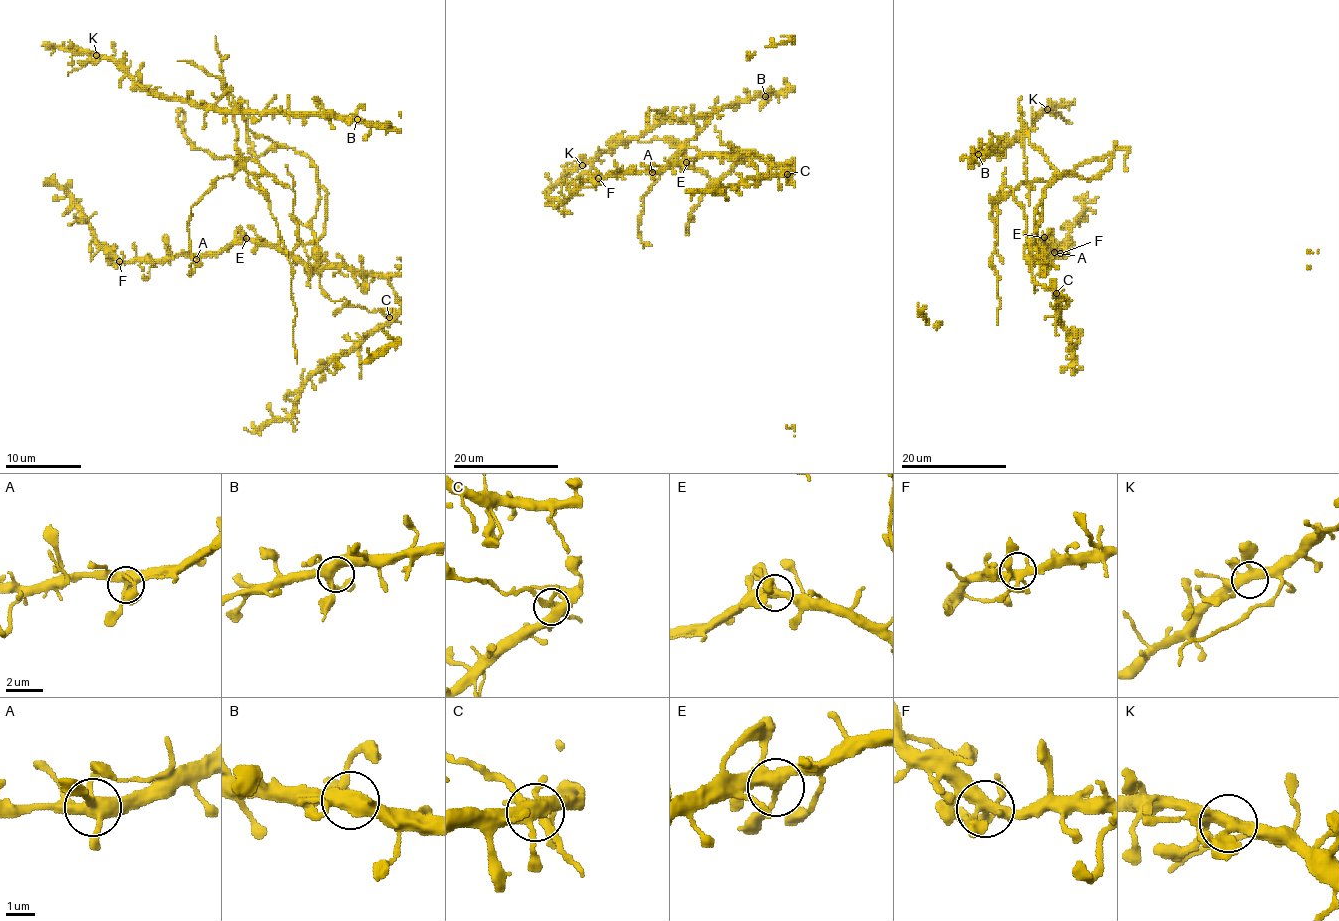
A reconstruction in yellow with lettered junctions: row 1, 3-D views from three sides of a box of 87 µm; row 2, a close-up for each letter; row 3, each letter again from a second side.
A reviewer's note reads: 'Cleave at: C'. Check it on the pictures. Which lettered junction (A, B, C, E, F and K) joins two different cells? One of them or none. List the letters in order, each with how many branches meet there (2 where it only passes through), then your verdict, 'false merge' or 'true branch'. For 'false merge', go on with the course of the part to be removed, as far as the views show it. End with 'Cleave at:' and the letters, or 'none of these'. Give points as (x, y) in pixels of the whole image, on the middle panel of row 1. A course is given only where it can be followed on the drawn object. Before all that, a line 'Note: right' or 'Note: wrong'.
Note: right
A: 5 branches meet; true branch
B: 6 branches meet; true branch
C: 6 branches meet; false merge; foreign part runs (787, 174), (754, 150), (735, 149), (718, 180), (686, 164), (673, 144), (697, 135), (698, 116), (722, 116)
E: 5 branches meet; true branch
F: 5 branches meet; true branch
K: 5 branches meet; true branch
Cleave at: C

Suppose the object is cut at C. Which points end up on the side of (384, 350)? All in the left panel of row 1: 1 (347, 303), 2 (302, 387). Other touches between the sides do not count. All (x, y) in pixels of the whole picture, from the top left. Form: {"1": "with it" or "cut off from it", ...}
{"1": "cut off from it", "2": "with it"}

